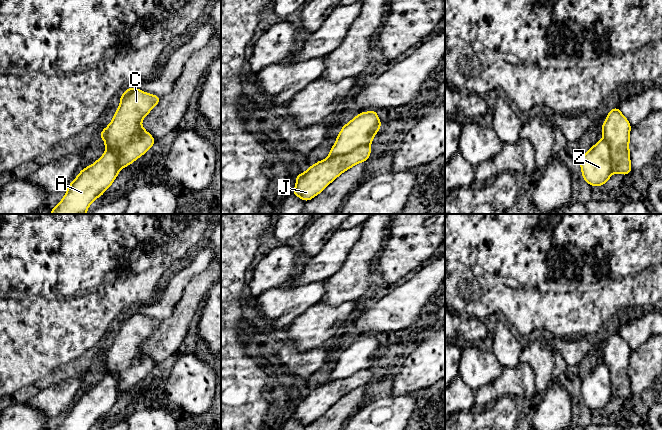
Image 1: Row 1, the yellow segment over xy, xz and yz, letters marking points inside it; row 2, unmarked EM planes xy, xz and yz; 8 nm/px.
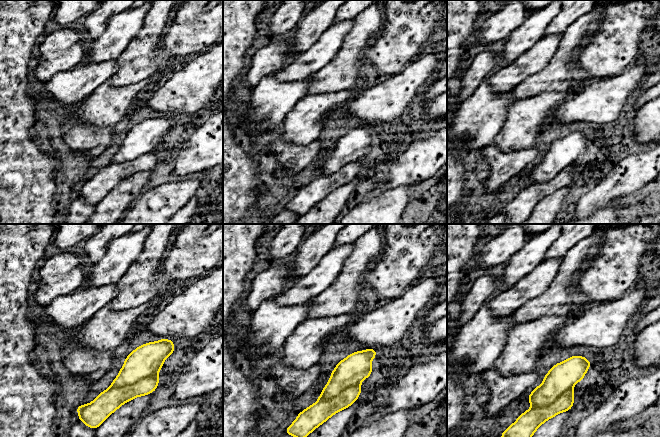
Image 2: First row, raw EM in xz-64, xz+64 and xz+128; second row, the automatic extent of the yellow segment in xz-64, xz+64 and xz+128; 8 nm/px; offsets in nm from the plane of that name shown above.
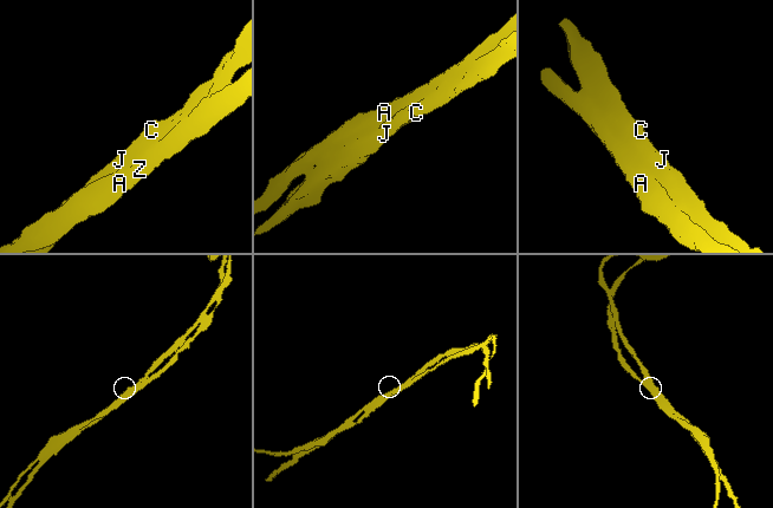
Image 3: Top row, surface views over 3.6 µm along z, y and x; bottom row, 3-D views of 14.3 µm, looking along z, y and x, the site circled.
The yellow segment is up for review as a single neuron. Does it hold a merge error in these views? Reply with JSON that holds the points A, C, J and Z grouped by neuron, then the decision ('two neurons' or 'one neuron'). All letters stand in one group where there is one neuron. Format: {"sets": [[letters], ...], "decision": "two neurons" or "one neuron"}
{"sets": [["A", "Z"], ["C", "J"]], "decision": "two neurons"}

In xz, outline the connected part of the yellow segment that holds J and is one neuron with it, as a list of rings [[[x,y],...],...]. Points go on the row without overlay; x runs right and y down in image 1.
[[[369,369],[356,372],[345,379],[328,381],[307,392],[296,400],[296,410],[292,418],[309,425],[321,417],[333,404],[349,392],[365,386],[371,378]]]

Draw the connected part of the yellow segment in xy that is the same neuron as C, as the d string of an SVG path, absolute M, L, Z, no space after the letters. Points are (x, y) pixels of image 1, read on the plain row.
M129 311L120 321L120 330L112 345L101 355L100 362L105 365L106 375L113 375L118 380L120 394L145 378L155 367L156 364L142 351L141 346L159 327L160 322L140 313Z

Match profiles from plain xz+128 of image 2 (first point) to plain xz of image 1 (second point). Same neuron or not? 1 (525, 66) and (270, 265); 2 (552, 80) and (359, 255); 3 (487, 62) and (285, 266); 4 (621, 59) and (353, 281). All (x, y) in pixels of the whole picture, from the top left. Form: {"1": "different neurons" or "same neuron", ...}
{"1": "different neurons", "2": "same neuron", "3": "same neuron", "4": "different neurons"}

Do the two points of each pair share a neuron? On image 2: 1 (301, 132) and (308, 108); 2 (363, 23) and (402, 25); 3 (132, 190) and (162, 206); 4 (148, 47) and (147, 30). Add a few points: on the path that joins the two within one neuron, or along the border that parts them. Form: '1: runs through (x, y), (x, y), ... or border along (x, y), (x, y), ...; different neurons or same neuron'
1: runs through (301, 126), (308, 114); same neuron
2: border along (383, 10), (382, 29), (370, 44); different neurons
3: border along (144, 190), (133, 202); different neurons
4: runs through (148, 43), (148, 38), (145, 34); same neuron

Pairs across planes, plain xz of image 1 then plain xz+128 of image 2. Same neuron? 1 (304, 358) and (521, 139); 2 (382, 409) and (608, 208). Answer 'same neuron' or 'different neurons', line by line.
1: different neurons
2: same neuron

